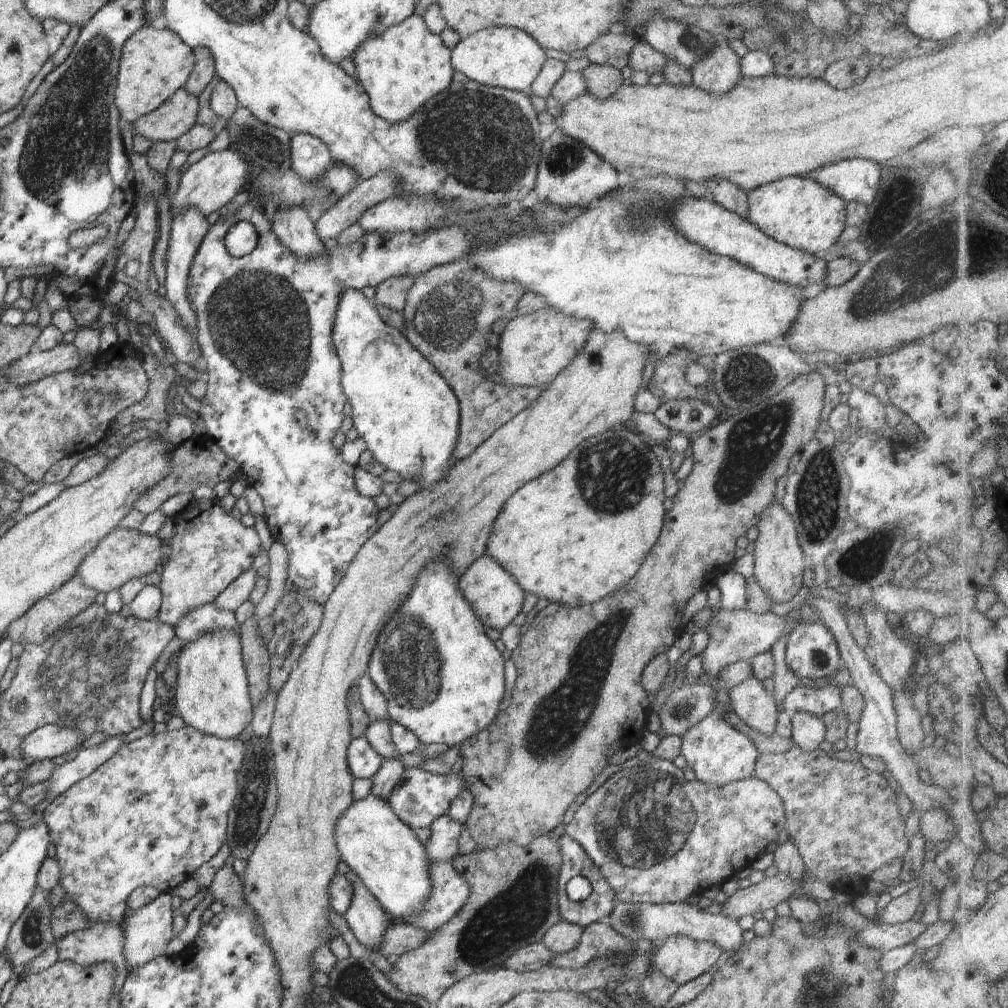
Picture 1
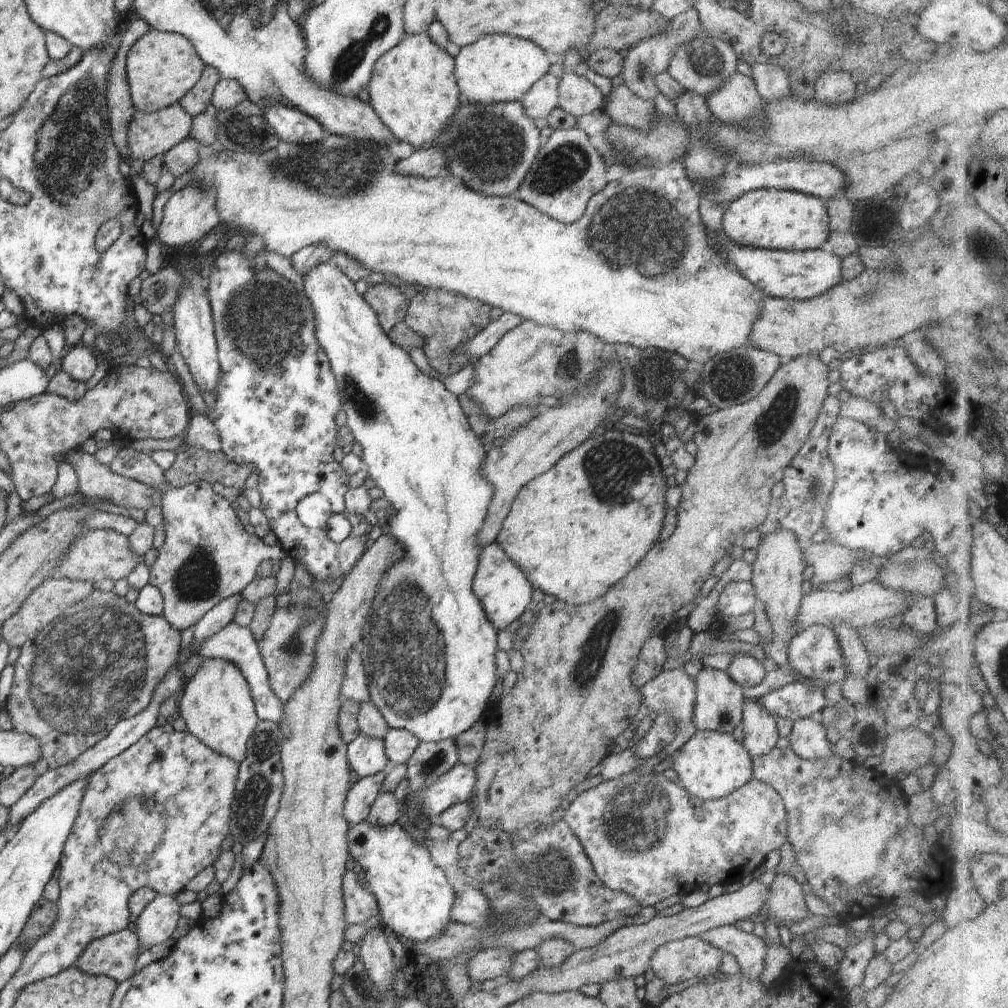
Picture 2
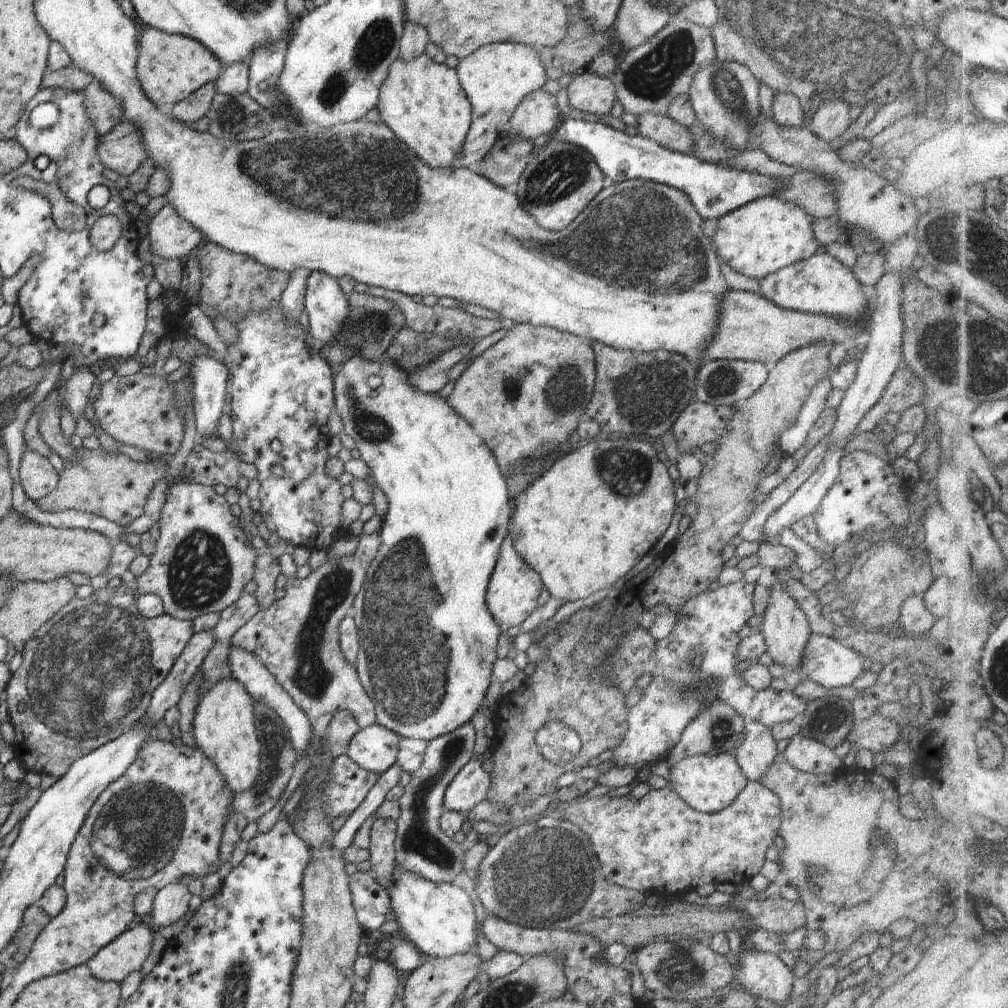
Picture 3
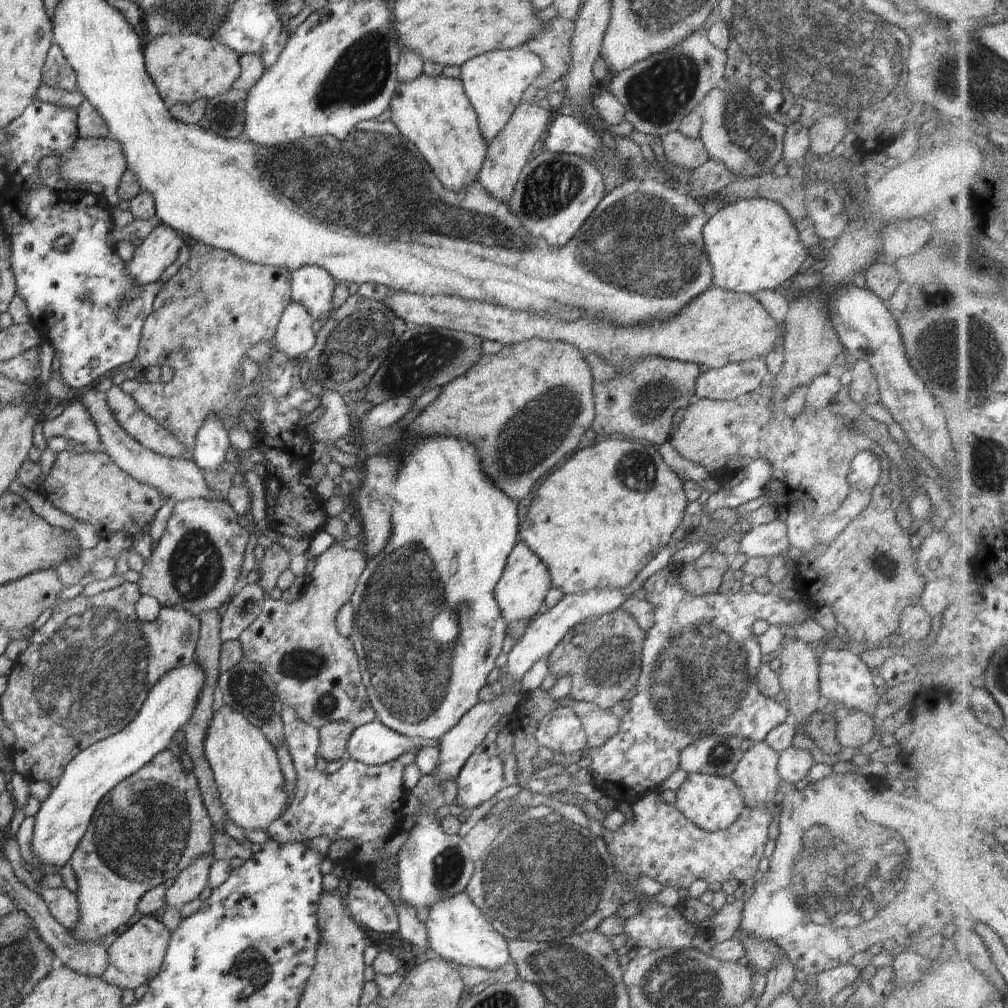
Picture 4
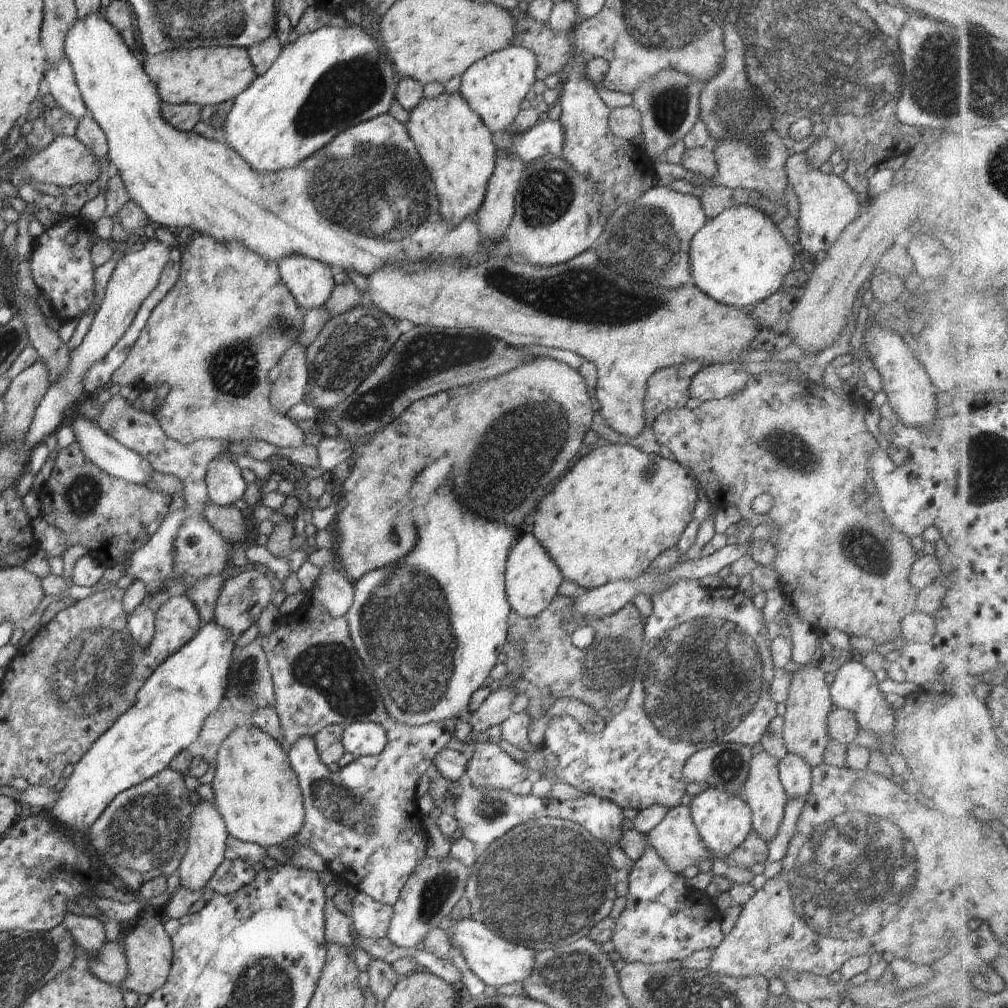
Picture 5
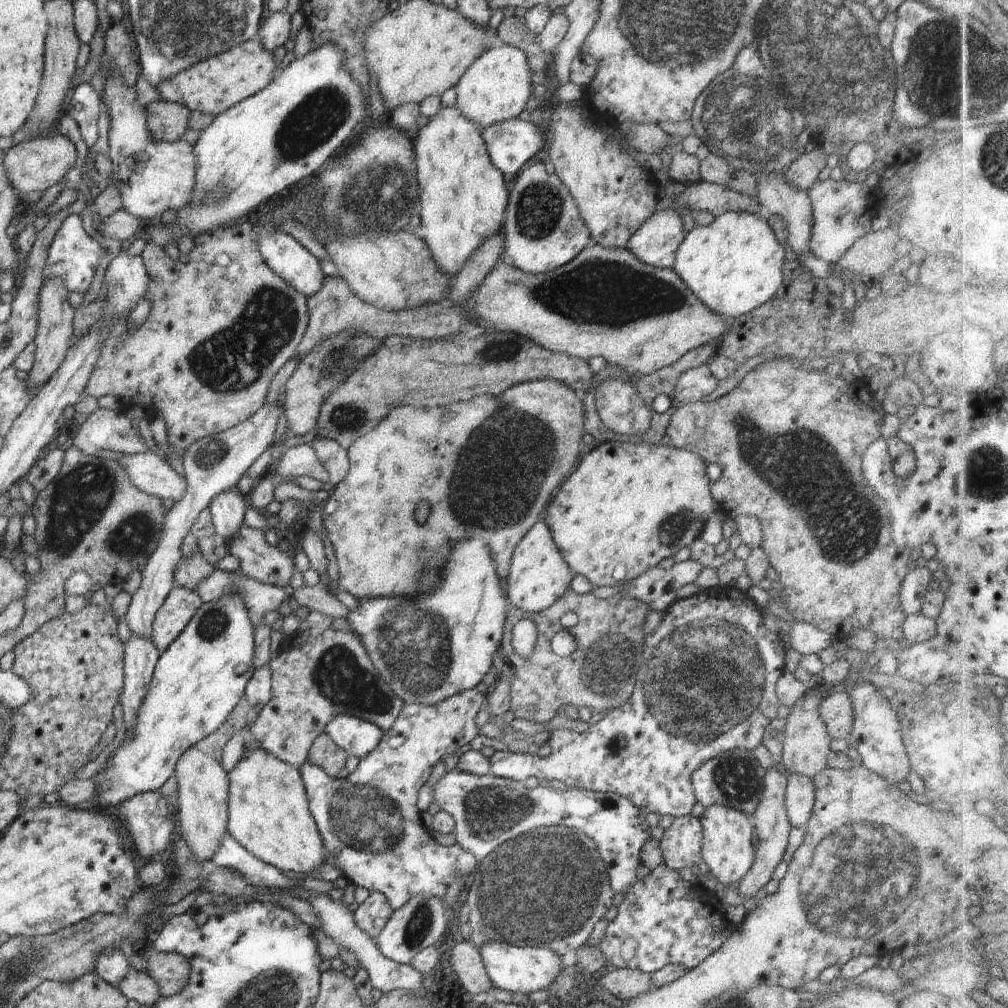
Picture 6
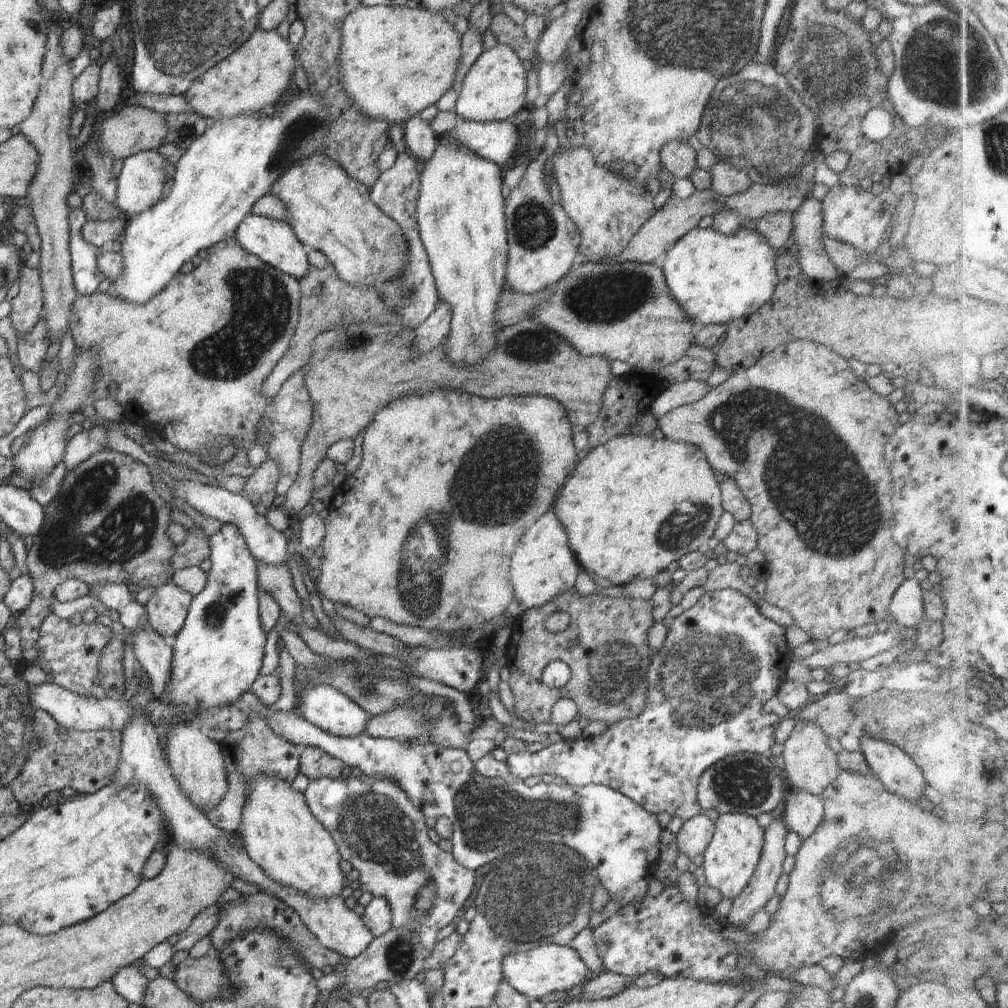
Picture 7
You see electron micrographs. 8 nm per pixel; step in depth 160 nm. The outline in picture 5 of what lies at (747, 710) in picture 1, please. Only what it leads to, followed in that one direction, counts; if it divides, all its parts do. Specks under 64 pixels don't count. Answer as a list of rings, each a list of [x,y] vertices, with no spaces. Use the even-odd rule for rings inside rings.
[[[764,750],[753,756],[750,759],[747,779],[735,792],[751,808],[753,830],[765,840],[766,844],[774,838],[779,829],[784,805],[790,798],[779,779],[777,763],[778,761]]]

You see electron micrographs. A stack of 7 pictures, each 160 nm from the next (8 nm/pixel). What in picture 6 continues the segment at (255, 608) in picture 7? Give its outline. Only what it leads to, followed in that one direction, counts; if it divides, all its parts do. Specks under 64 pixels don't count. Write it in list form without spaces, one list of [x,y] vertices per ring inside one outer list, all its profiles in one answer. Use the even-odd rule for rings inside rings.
[[[235,486],[219,492],[210,501],[208,510],[213,518],[213,525],[218,536],[223,538],[223,544],[232,537],[242,525],[244,513],[249,502]],[[233,591],[232,595],[225,595],[221,599],[211,603],[203,603],[203,605],[196,611],[196,614],[192,617],[192,620],[188,623],[188,626],[182,631],[182,634],[176,638],[174,642],[168,648],[160,654],[160,658],[157,660],[155,669],[153,670],[153,675],[148,685],[146,694],[144,695],[144,700],[138,709],[138,714],[136,715],[136,724],[133,730],[135,735],[130,738],[126,737],[120,746],[116,749],[114,754],[110,756],[104,764],[104,767],[97,772],[93,780],[97,783],[97,788],[99,791],[93,794],[90,800],[90,807],[98,806],[98,808],[107,809],[111,806],[117,806],[122,801],[132,798],[135,794],[143,793],[151,790],[159,790],[161,786],[175,774],[175,766],[177,760],[184,754],[185,750],[190,747],[194,747],[197,742],[210,736],[215,730],[218,730],[224,721],[228,718],[228,715],[234,707],[240,702],[240,699],[246,695],[246,685],[253,675],[253,669],[251,668],[252,659],[254,656],[254,631],[255,625],[249,617],[248,609],[243,603],[243,598],[235,594]]]

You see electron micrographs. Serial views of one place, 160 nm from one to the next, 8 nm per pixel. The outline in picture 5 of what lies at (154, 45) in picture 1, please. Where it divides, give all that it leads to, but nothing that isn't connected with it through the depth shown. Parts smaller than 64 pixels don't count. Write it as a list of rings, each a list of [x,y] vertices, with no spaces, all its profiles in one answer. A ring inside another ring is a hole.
[[[231,46],[185,47],[148,55],[143,69],[156,85],[162,103],[194,103],[200,108],[234,100],[257,77],[247,49]]]

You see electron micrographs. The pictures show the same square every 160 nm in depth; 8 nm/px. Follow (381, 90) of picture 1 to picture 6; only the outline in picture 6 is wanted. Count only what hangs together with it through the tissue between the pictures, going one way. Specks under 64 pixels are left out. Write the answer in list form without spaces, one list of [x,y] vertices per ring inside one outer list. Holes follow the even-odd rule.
[[[454,105],[442,107],[424,125],[413,141],[417,166],[419,196],[419,217],[423,226],[423,239],[429,246],[436,264],[452,278],[457,275],[464,261],[491,234],[502,231],[503,218],[509,197],[509,186],[503,172],[492,164],[487,146],[476,123],[468,120]]]

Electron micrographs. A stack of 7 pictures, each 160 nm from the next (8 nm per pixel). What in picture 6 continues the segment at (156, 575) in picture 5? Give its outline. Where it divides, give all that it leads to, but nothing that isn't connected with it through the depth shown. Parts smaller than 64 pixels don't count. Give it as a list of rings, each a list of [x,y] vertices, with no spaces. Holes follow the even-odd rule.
[[[263,401],[256,414],[248,420],[231,429],[198,439],[183,452],[186,490],[181,499],[174,502],[164,515],[156,548],[150,554],[148,562],[145,562],[144,568],[140,569],[141,584],[131,596],[127,614],[122,617],[136,636],[146,637],[152,641],[156,613],[176,586],[174,573],[183,560],[180,550],[183,540],[190,534],[196,517],[204,509],[209,508],[212,498],[219,492],[234,487],[260,454],[273,444],[272,439],[282,409],[276,401],[267,403]]]

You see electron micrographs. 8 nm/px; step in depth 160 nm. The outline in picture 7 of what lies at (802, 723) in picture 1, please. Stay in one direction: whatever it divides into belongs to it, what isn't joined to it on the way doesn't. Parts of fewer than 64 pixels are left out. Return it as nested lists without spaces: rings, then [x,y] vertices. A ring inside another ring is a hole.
[[[792,788],[786,798],[786,806],[781,819],[788,830],[796,832],[803,840],[822,822],[823,802],[819,795]]]

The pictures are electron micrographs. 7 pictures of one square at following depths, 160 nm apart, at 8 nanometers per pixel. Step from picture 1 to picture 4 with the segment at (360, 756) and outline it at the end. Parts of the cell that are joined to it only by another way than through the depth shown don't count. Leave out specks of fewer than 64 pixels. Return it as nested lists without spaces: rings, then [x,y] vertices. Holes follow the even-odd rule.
[[[378,720],[356,727],[347,744],[348,757],[358,762],[382,766],[396,760],[405,752],[422,747],[437,746],[438,739],[412,738],[398,734],[395,730],[384,726]]]

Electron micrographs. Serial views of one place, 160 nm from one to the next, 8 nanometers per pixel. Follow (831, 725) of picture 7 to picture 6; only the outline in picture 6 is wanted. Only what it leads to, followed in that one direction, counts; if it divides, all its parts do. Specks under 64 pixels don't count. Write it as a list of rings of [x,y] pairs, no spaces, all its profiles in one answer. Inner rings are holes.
[[[838,687],[820,703],[819,715],[831,740],[847,739],[853,729],[853,706],[848,693]]]

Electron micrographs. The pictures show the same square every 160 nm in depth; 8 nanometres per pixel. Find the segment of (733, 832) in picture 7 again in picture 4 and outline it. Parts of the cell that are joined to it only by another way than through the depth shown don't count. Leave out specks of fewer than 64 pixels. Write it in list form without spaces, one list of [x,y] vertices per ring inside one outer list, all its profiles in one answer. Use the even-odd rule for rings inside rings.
[[[688,773],[676,791],[675,807],[701,829],[715,831],[727,829],[735,823],[745,807],[745,798],[738,785],[724,775]]]

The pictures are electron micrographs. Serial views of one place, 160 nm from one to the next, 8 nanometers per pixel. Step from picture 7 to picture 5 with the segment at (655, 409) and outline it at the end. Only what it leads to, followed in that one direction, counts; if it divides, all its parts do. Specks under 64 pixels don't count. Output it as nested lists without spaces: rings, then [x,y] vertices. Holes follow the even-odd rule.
[[[742,362],[707,364],[692,377],[687,393],[702,402],[723,399],[741,391],[751,376]]]

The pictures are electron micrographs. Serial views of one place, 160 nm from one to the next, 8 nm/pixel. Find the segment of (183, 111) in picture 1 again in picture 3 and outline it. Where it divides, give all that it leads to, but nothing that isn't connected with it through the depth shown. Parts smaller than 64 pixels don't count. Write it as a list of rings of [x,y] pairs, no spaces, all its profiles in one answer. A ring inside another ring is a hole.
[[[128,119],[120,121],[108,134],[100,135],[98,140],[101,163],[122,176],[129,177],[149,158],[141,130]]]

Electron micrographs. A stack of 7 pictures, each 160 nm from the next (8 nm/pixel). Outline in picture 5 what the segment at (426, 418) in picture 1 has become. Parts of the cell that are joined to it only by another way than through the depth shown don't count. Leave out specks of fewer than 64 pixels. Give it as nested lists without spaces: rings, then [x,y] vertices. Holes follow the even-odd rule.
[[[288,255],[276,262],[283,283],[292,293],[298,306],[319,309],[330,298],[335,271],[327,264],[305,257]],[[446,454],[444,458],[438,458],[434,464],[430,464],[426,470],[422,470],[416,476],[416,486],[412,486],[412,496],[414,496],[412,498],[414,500],[412,518],[416,522],[414,526],[418,528],[416,530],[416,534],[418,534],[416,546],[398,564],[371,570],[354,582],[353,603],[344,616],[350,629],[349,633],[353,640],[354,648],[360,655],[366,672],[374,679],[389,717],[392,721],[409,727],[419,727],[431,722],[438,723],[446,719],[464,719],[470,713],[468,705],[471,703],[471,694],[474,694],[482,687],[482,684],[488,678],[488,674],[490,674],[490,670],[499,663],[498,654],[503,652],[508,636],[509,614],[512,610],[508,604],[505,591],[505,566],[509,555],[508,550],[510,550],[510,546],[514,542],[514,530],[510,526],[506,526],[504,522],[494,522],[494,520],[480,518],[480,516],[472,514],[470,510],[466,510],[460,504],[460,500],[458,500],[458,504],[454,504],[456,494],[454,494],[452,482],[450,482],[452,466],[454,466],[454,458],[450,454]]]

